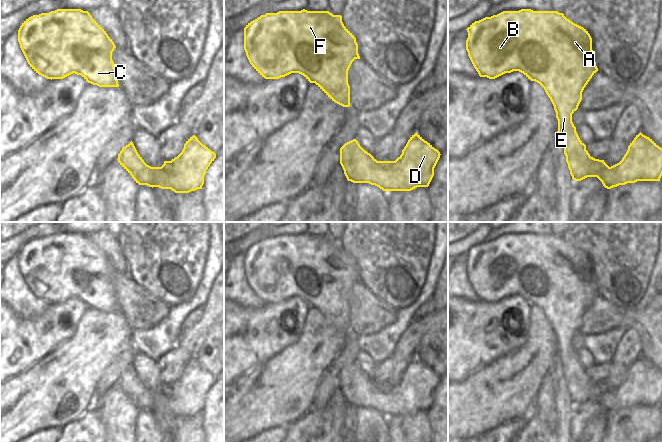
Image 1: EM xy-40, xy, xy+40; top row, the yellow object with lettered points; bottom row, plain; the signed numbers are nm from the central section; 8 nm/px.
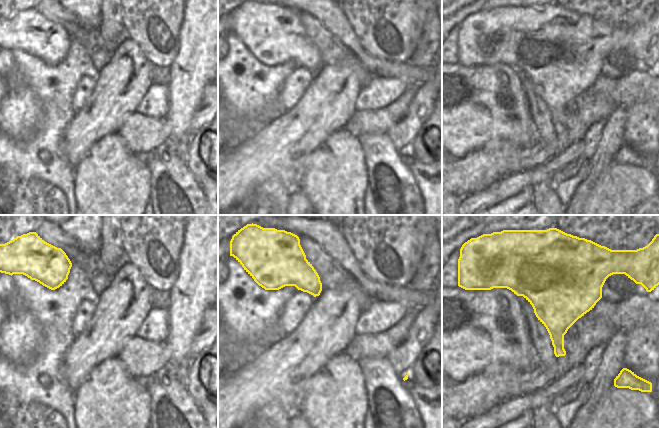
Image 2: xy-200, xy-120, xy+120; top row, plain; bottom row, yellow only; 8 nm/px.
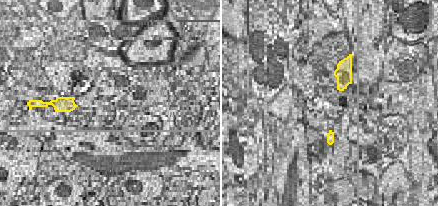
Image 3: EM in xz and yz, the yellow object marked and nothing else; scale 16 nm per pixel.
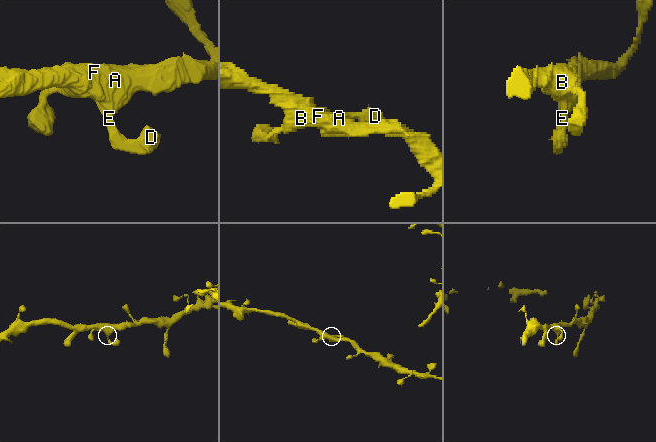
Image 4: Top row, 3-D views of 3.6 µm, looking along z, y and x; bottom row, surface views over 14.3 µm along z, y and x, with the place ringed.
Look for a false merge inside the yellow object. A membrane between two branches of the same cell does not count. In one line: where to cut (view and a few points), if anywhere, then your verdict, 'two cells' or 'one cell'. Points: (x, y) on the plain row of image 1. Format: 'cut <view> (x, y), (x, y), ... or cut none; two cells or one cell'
cut none; one cell

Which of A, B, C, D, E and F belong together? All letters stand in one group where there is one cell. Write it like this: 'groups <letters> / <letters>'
groups A B C D E F

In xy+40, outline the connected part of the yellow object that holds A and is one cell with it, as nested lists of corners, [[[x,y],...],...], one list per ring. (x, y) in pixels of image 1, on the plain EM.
[[[521,233],[485,241],[466,254],[466,274],[480,301],[495,303],[505,297],[519,295],[544,312],[556,336],[557,356],[573,404],[597,401],[607,413],[637,405],[660,405],[662,372],[641,356],[630,367],[622,384],[611,391],[604,384],[591,381],[576,356],[572,338],[578,333],[584,312],[598,295],[592,262],[586,253],[557,235]]]

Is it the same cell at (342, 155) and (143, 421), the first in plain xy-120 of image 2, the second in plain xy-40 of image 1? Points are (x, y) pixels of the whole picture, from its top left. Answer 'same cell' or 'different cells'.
different cells

